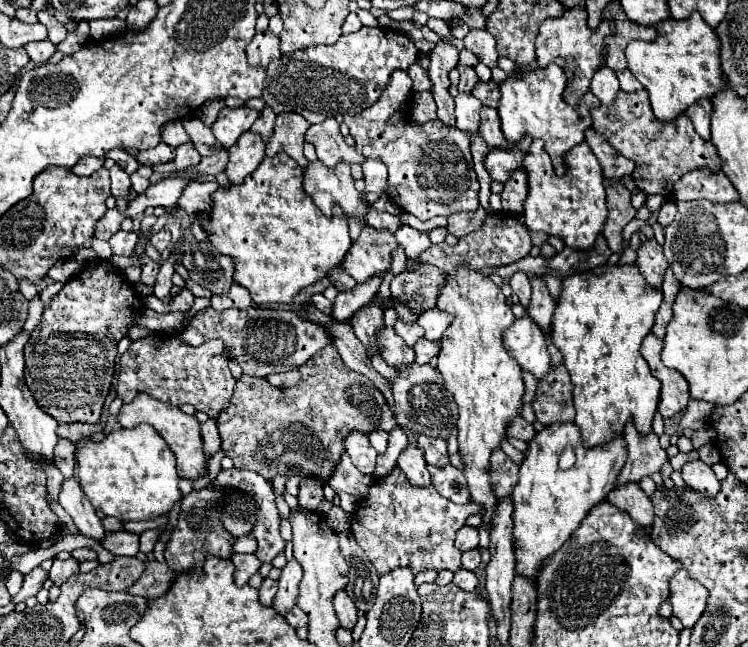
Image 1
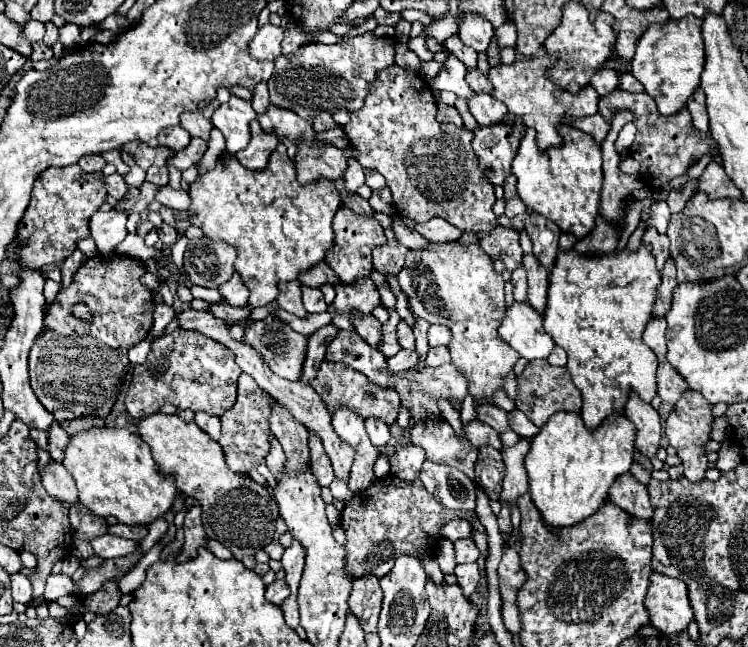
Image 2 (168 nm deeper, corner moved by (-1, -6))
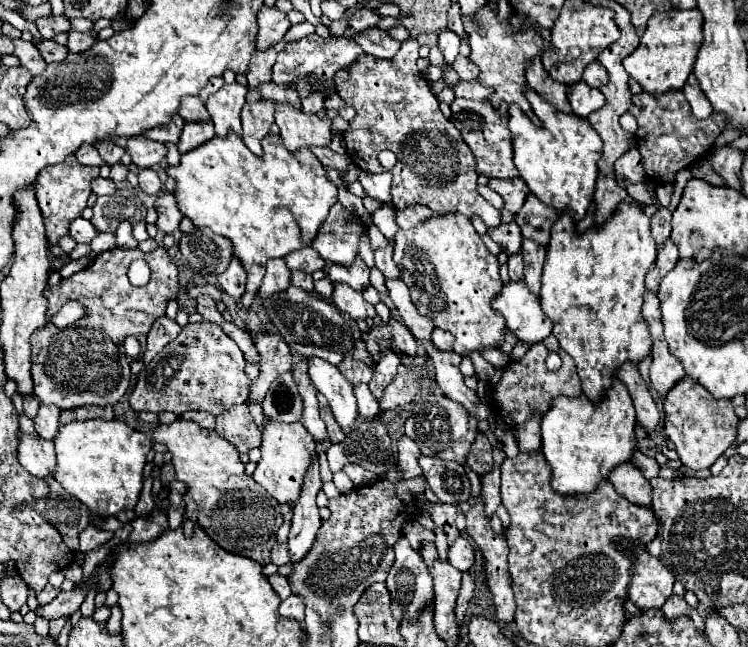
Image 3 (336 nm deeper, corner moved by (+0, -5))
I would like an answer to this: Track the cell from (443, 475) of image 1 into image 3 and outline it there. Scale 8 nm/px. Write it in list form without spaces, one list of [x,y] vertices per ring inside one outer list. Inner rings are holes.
[[[421,457],[419,465],[429,483],[429,489],[443,503],[465,503],[471,497],[471,481],[465,467],[451,461]]]

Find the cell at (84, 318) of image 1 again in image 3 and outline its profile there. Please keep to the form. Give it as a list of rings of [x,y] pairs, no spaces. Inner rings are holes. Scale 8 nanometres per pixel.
[[[157,247],[151,253],[143,253],[139,249],[103,251],[83,271],[61,279],[57,287],[47,287],[45,295],[49,301],[49,323],[31,335],[31,377],[37,399],[43,405],[57,405],[59,409],[75,409],[83,405],[115,405],[125,395],[131,379],[129,363],[133,357],[125,355],[125,337],[137,337],[141,349],[145,349],[147,331],[159,315],[165,315],[167,299],[175,297],[177,293],[177,267],[163,247]],[[137,257],[145,259],[151,267],[151,279],[145,287],[133,287],[127,279],[127,269]],[[69,299],[83,303],[87,317],[75,325],[59,329],[51,323],[51,317]]]

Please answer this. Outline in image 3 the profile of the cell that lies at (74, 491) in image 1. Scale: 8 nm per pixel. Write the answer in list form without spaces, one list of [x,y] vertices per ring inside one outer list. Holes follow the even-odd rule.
[[[19,435],[19,463],[35,477],[49,479],[53,477],[53,471],[57,467],[55,449],[51,441],[45,441],[41,437],[29,437]]]

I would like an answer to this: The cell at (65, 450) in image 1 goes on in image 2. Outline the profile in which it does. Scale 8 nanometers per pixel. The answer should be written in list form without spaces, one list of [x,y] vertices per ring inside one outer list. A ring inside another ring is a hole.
[[[52,422],[52,428],[48,430],[48,452],[52,456],[52,460],[62,462],[64,456],[64,448],[68,446],[70,436],[64,432],[64,428],[60,426],[60,422]]]

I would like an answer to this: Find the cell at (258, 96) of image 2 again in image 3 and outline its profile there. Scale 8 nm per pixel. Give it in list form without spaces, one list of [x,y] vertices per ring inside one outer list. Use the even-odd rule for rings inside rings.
[[[267,51],[267,53],[259,53],[259,59],[255,59],[255,63],[251,65],[251,71],[247,73],[247,81],[249,81],[249,89],[257,89],[263,83],[271,83],[271,67],[275,63],[275,57],[279,51]]]

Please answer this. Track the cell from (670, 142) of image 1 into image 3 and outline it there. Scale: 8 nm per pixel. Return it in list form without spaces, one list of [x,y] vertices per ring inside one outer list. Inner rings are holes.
[[[645,91],[633,95],[633,105],[629,113],[637,119],[639,129],[635,133],[635,145],[643,157],[645,173],[653,183],[673,183],[679,169],[689,167],[697,157],[711,151],[715,139],[725,129],[723,115],[711,115],[709,119],[695,119],[691,115],[689,103],[681,91],[667,93],[661,97],[647,95]]]

